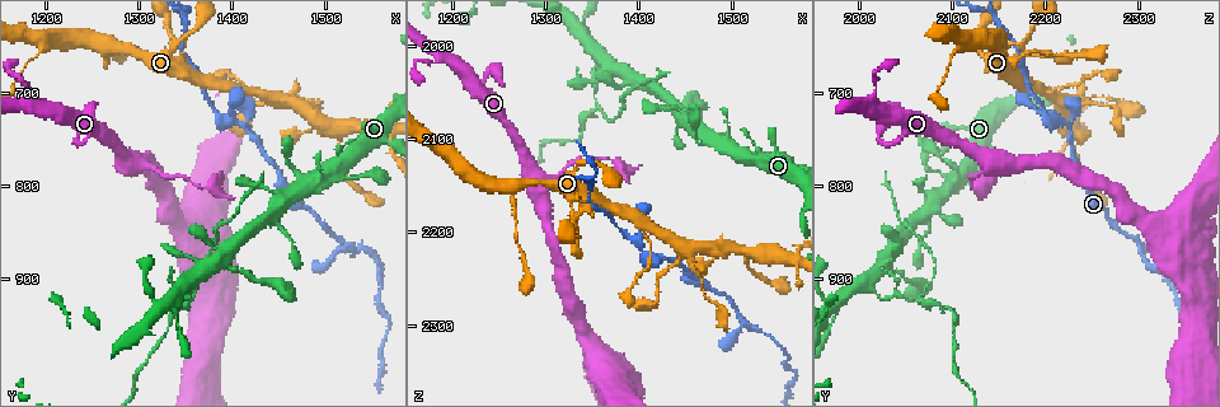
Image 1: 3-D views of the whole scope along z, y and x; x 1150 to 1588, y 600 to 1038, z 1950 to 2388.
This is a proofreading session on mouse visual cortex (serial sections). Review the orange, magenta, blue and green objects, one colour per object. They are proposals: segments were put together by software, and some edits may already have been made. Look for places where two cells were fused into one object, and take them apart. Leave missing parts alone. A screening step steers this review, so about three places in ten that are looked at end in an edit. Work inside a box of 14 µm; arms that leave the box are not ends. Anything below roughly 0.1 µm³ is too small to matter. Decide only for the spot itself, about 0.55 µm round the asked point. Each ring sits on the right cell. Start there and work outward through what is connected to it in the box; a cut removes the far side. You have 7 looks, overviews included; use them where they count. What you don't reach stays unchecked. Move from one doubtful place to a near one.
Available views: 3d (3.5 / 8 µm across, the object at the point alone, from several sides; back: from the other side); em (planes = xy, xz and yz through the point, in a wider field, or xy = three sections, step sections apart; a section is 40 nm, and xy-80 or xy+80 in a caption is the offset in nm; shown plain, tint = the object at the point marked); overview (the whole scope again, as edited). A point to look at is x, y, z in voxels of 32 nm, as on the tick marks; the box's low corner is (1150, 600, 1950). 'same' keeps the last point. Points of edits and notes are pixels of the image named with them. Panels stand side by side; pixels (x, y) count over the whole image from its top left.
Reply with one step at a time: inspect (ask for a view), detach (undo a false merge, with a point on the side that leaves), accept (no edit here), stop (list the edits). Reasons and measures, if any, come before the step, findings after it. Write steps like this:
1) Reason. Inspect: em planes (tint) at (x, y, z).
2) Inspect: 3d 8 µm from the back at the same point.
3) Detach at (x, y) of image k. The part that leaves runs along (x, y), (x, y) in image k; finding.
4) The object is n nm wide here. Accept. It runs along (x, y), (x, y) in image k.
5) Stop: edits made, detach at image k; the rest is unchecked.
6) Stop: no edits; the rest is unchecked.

Inspect: 3d 3.5 µm at (1315, 780, 2140).

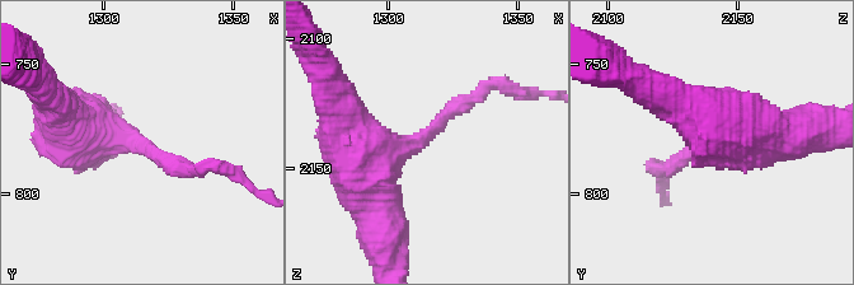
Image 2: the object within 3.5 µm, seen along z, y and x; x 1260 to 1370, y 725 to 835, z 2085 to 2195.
Inspect: em xy step 5 (tint) at (1315, 783, 2137).

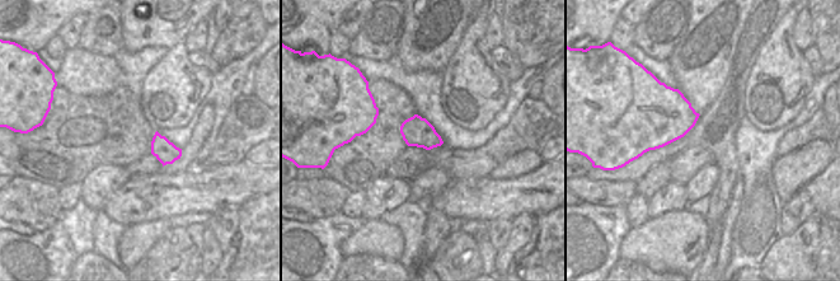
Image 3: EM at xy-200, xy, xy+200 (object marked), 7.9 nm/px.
Detach at (674, 166) of image 2. The part that leaves runs along (140, 144), (179, 167), (242, 176) in image 2; two cells meet here.

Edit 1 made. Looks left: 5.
Three arms meet. Inspect: 3d 8 µm at (1415, 740, 2230).

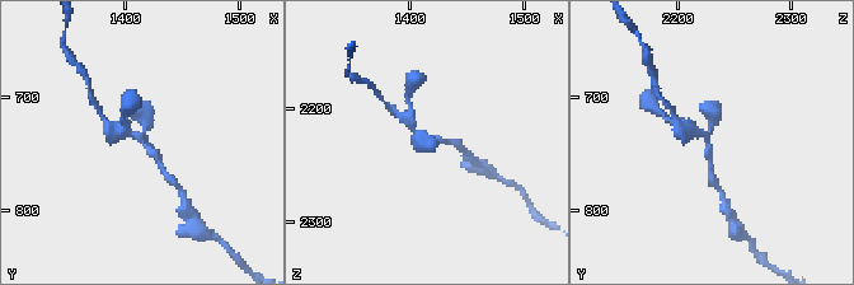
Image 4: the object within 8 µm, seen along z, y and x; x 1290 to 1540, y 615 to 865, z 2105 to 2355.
Now the EM. Inspect: em xy step 3 (tint) at (1418, 738, 2226).

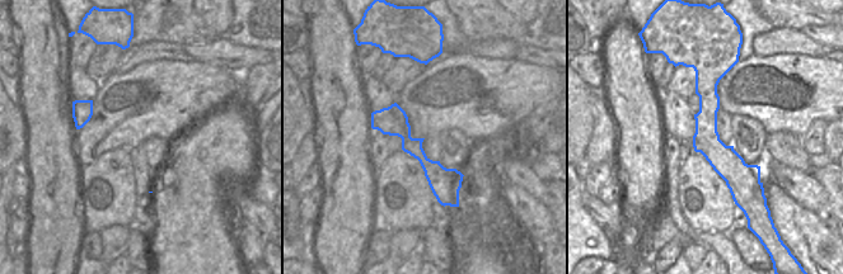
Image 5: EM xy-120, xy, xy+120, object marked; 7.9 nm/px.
3 arms meet here. Accept. It runs along (702, 74), (738, 197) in image 5; one cell here.

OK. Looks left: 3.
Stop: edits made, detach at image 2; the rest is unchecked.

